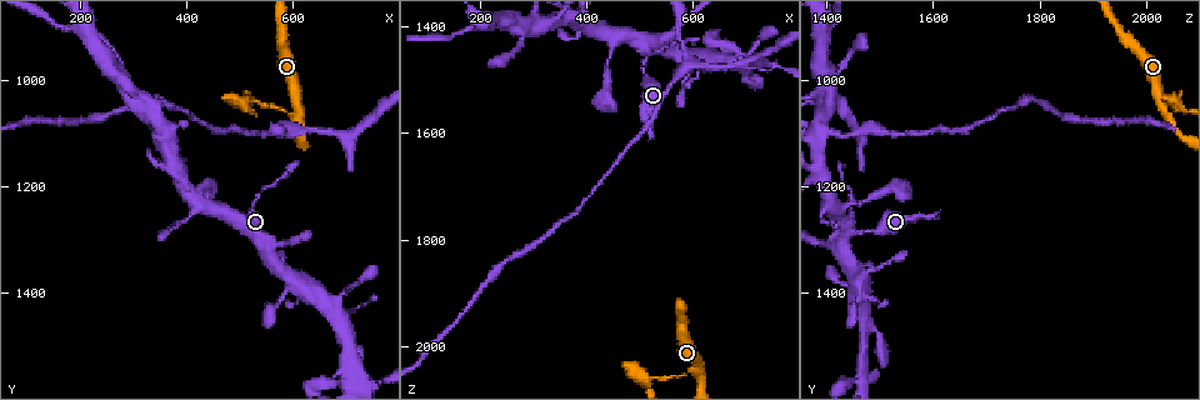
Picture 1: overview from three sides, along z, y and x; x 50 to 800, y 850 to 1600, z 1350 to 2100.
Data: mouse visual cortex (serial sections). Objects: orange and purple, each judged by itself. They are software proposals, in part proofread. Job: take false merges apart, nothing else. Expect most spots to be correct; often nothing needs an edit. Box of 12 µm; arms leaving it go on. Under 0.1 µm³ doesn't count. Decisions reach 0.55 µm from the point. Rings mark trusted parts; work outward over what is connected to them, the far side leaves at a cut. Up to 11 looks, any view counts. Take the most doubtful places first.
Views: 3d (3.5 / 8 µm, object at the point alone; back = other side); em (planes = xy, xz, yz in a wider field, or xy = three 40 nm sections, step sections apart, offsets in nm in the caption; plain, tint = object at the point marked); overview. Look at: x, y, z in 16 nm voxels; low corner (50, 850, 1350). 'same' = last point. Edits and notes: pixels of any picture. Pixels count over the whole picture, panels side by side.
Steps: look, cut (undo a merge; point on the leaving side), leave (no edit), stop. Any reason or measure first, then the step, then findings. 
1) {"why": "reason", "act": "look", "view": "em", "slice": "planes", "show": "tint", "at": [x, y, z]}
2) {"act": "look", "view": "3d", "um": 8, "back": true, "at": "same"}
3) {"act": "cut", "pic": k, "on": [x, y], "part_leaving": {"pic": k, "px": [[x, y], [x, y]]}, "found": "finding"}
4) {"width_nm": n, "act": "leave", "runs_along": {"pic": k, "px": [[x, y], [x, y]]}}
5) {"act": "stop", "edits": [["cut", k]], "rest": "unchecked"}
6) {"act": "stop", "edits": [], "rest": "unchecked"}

{"act": "look", "view": "3d", "um": 3.5, "at": [605, 1075, 2040]}

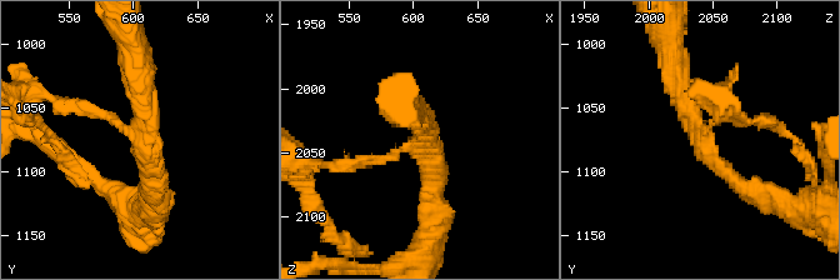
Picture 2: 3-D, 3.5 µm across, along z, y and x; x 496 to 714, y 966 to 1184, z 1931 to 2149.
{"arms": 3, "arm_widths_nm": [100, 250, 350], "act": "look", "view": "em", "slice": "xy", "step": 5, "show": "tint", "at": [606, 1068, 2040]}

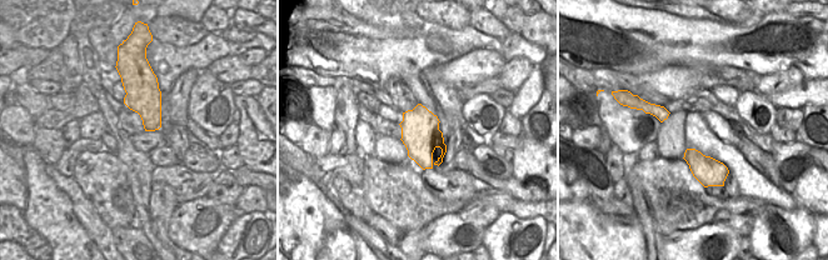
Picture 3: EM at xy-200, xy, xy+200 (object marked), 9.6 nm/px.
{"act": "cut", "pic": 2, "on": [364, 161], "found": "a second cell is stuck on"}

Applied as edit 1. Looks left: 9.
{"why": "thin neck", "act": "look", "view": "3d", "um": 3.5, "at": [515, 1290, 1450]}

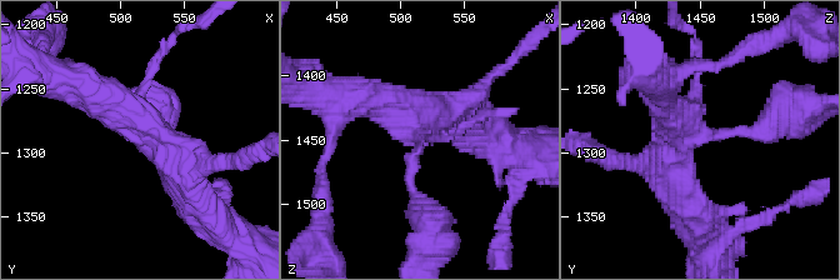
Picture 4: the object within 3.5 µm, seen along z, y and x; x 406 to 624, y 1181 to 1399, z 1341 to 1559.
{"act": "look", "view": "em", "slice": "xy", "step": 1, "show": "tint", "at": [516, 1282, 1448]}

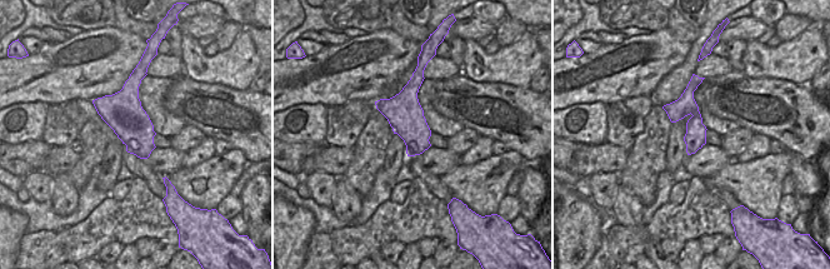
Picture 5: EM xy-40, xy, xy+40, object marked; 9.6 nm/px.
{"why": "another direction", "act": "look", "view": "em", "slice": "xy", "step": 2, "show": "tint", "at": "same"}

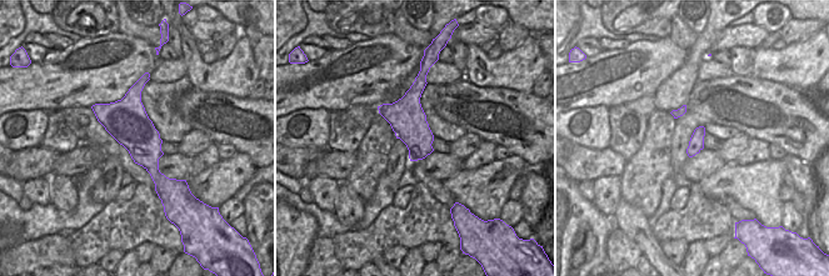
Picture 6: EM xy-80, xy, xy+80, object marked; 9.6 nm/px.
{"width_nm": 360, "act": "leave", "runs_along": {"pic": 4, "px": [[421, 209], [410, 186], [421, 129], [364, 96]]}, "found": "all the same cell"}

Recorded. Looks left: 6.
{"why": "sharp bend", "act": "look", "view": "3d", "um": 3.5, "at": [705, 1560, 1465]}

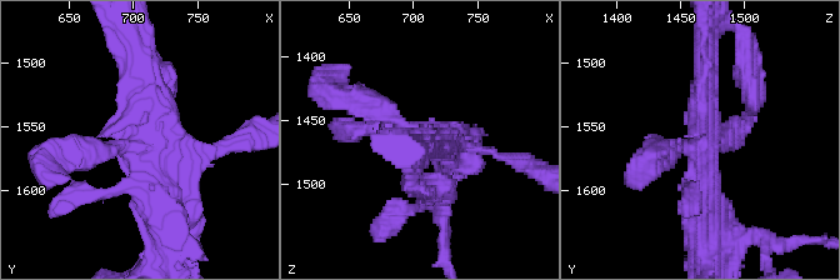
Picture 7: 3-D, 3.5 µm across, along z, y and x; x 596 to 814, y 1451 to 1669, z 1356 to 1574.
{"why": "need the tissue", "act": "look", "view": "em", "slice": "xy", "step": 3, "show": "tint", "at": [704, 1560, 1468]}

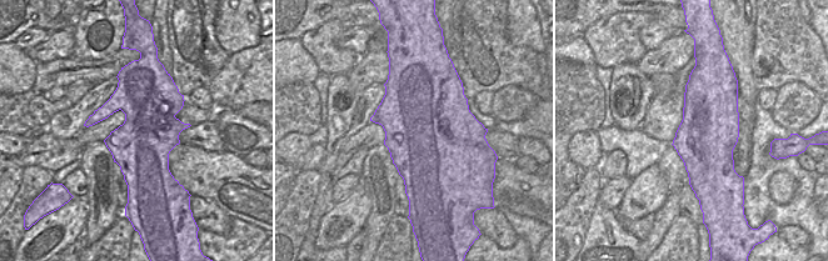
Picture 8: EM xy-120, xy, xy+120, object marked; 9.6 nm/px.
{"width_nm": 900, "act": "leave", "runs_along": {"pic": 7, "px": [[136, 54], [140, 143], [75, 150]]}, "found": "all the same cell"}

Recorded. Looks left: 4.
{"why": "sharp bend", "act": "look", "view": "3d", "um": 3.5, "at": [435, 1205, 1535]}

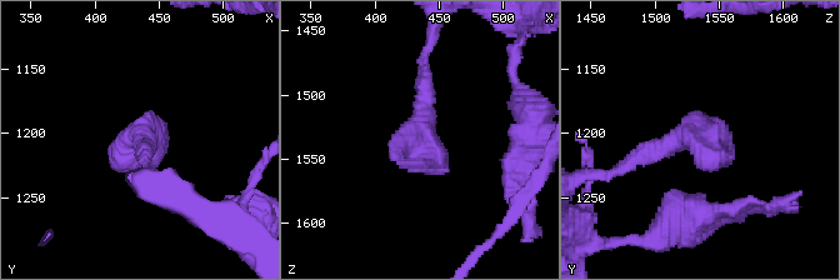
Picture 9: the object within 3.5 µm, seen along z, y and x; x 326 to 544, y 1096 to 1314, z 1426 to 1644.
{"act": "look", "view": "em", "slice": "planes", "show": "tint", "at": [438, 1200, 1536]}

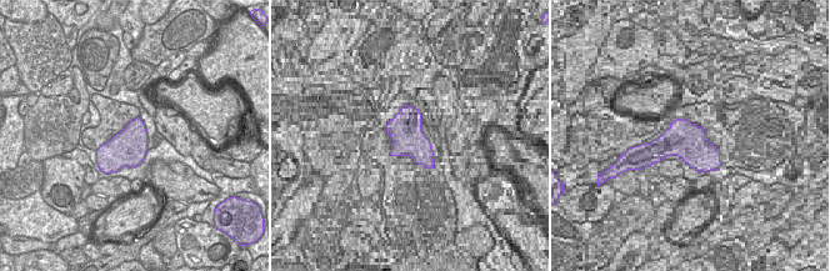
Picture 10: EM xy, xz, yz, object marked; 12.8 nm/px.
{"act": "look", "view": "em", "slice": "xy", "step": 1, "show": "tint", "at": "same"}

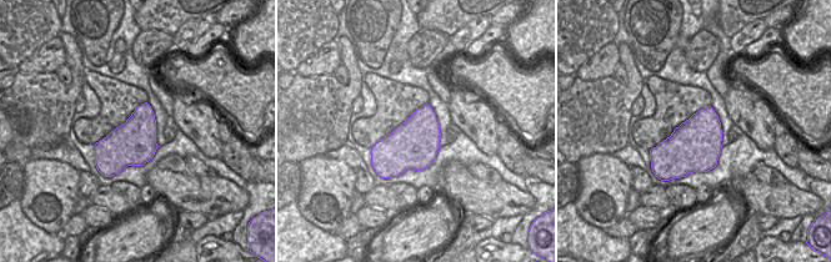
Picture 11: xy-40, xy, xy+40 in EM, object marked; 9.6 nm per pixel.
{"act": "leave", "runs_along": {"pic": 9, "px": [[424, 61], [424, 138], [389, 158]]}, "found": "continuous, no second cell"}

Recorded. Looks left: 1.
{"act": "stop", "edits": [["cut", 2]], "rest": "unchecked"}

